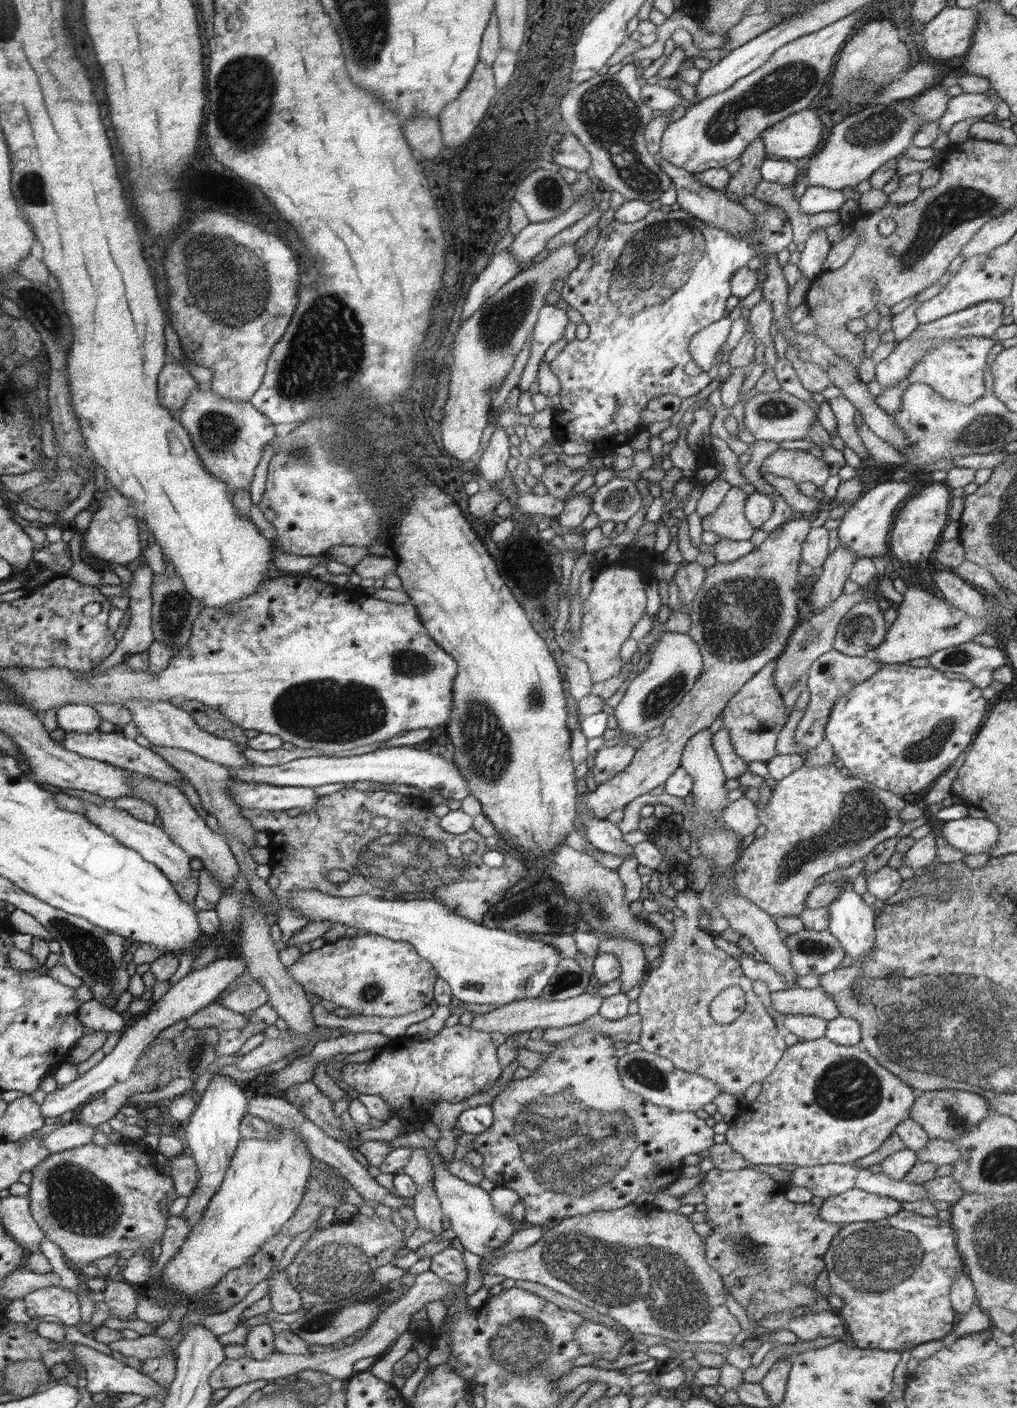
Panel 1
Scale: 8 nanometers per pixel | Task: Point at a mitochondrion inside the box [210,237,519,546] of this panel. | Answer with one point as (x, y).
(336, 363)

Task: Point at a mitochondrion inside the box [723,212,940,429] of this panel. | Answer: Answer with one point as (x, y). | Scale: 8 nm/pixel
(770, 409)

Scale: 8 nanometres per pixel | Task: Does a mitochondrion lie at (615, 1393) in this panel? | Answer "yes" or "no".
no

